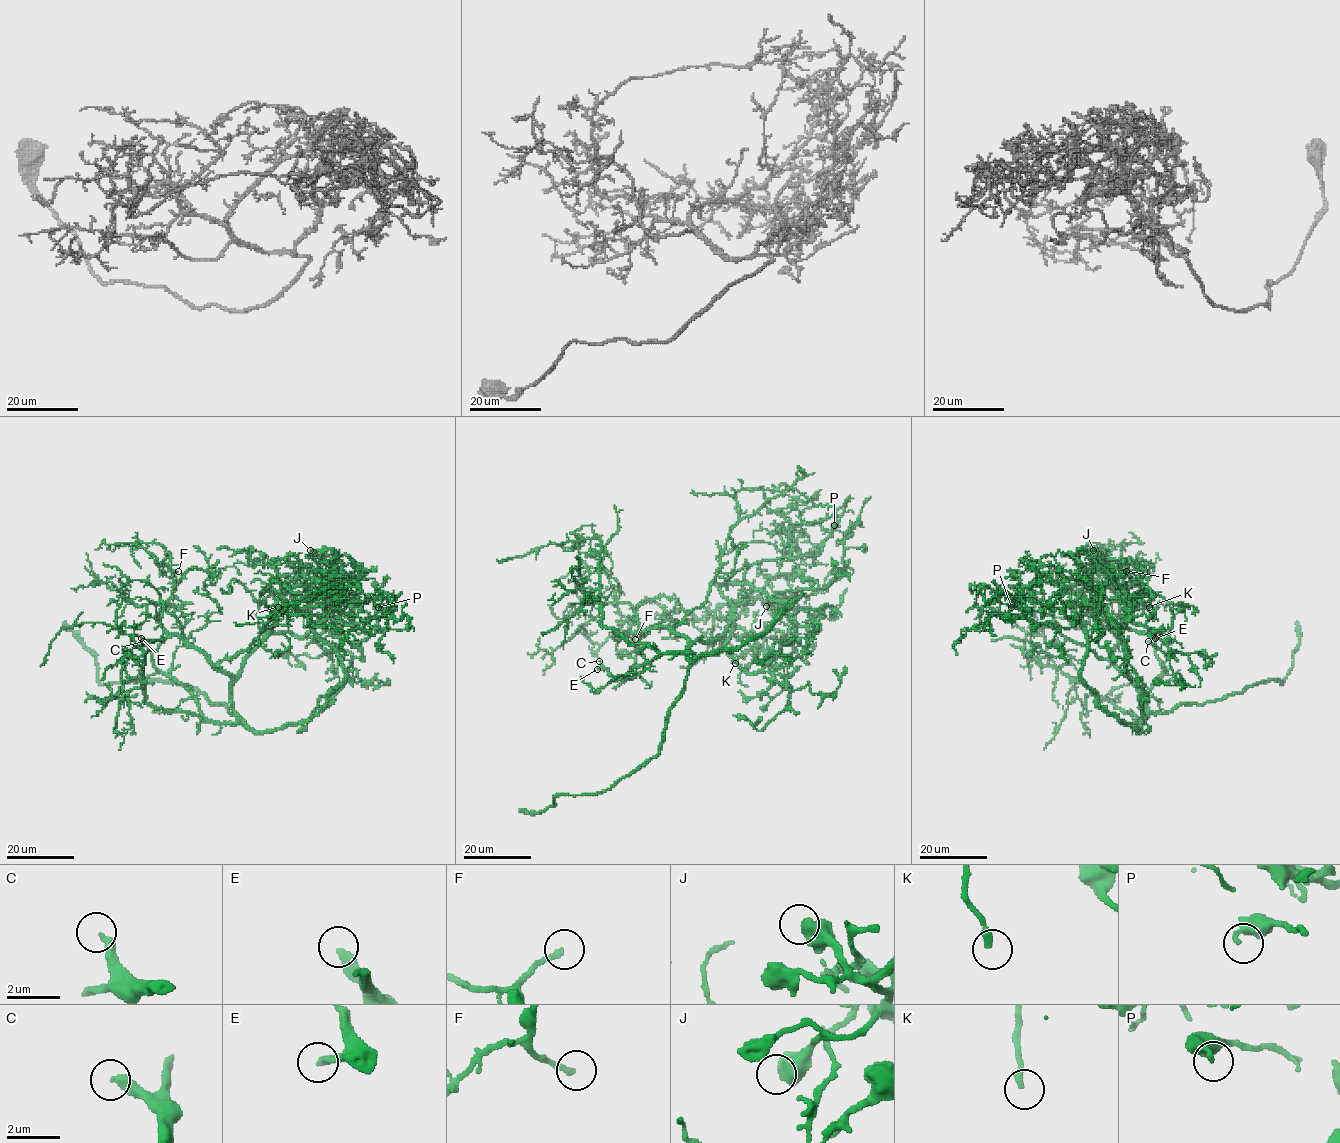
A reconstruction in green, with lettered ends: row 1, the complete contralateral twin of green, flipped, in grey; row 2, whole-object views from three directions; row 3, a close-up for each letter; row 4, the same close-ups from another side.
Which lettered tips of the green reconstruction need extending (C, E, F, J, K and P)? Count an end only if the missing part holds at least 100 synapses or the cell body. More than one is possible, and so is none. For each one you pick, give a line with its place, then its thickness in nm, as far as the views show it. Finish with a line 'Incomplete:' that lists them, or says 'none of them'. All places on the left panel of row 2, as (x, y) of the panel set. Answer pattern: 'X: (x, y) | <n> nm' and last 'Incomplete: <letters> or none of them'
C: (143, 641) | 320 nm
E: (141, 638) | 320 nm
Incomplete: C, E

